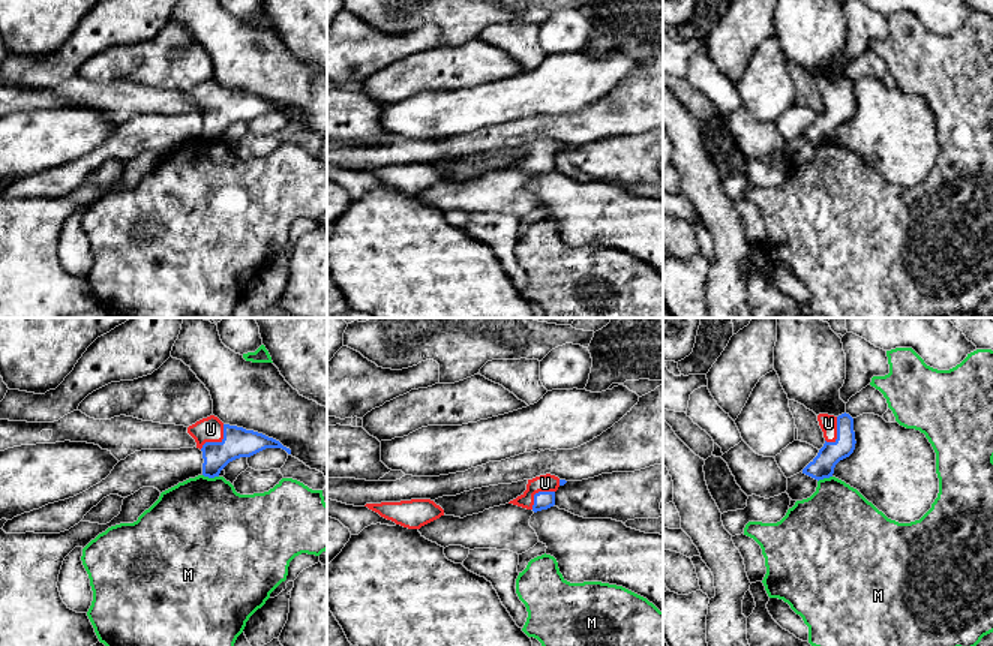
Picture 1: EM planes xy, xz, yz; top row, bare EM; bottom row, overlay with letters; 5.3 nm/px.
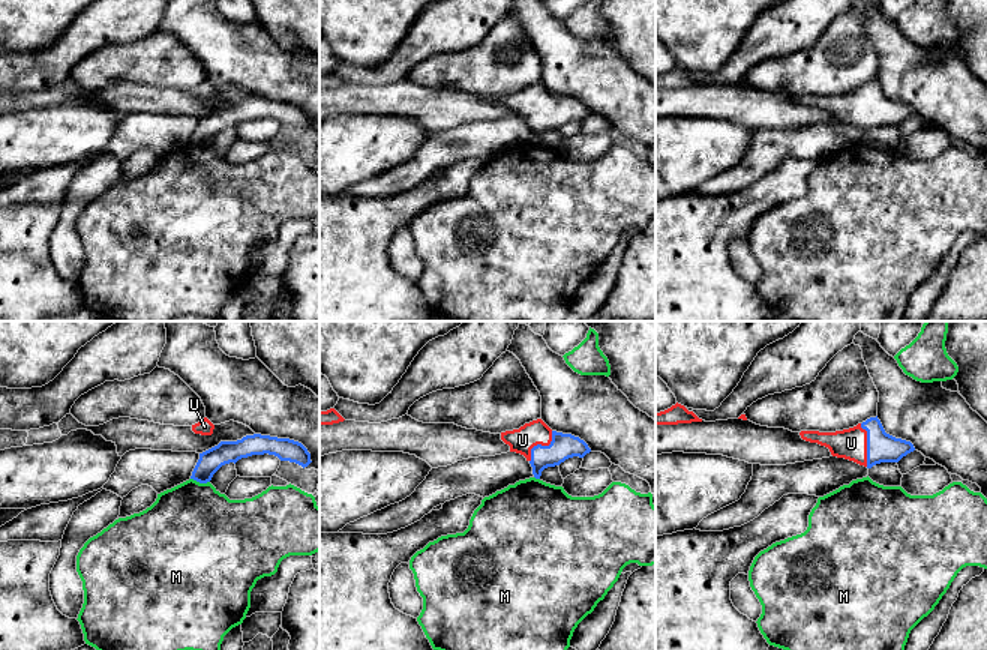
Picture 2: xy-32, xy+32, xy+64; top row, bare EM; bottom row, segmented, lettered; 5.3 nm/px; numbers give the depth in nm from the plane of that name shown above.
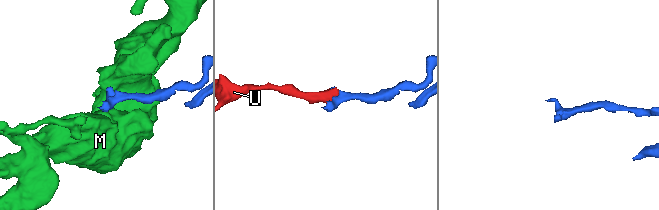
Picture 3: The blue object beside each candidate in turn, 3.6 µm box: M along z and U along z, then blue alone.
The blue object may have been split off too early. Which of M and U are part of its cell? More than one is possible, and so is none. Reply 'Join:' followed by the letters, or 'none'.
Join: U

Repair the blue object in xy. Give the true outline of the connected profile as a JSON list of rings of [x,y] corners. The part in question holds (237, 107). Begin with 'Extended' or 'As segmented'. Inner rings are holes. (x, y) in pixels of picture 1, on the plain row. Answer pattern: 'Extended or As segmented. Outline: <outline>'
Extended. Outline: [[[214,79],[189,90],[188,97],[195,103],[196,112],[202,115],[202,139],[208,142],[219,141],[230,126],[250,121],[266,112],[282,112],[291,118],[291,114],[279,105],[254,94],[224,88]]]

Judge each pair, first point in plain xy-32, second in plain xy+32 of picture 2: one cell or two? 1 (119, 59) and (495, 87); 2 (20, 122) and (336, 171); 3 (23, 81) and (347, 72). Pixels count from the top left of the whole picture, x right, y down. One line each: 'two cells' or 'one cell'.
1: one cell
2: one cell
3: one cell

